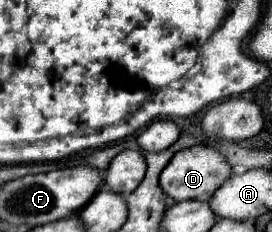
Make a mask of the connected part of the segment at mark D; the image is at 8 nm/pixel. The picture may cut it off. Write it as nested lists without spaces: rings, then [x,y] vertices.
[[[192,146],[192,148],[186,148],[186,150],[174,154],[172,162],[168,162],[168,166],[160,174],[160,188],[174,202],[182,202],[182,200],[208,202],[212,198],[212,194],[216,192],[216,188],[220,184],[224,184],[224,180],[230,176],[230,172],[232,172],[232,168],[228,168],[228,164],[224,164],[224,160],[220,160],[220,156],[216,156],[216,150],[212,150],[208,146]]]

